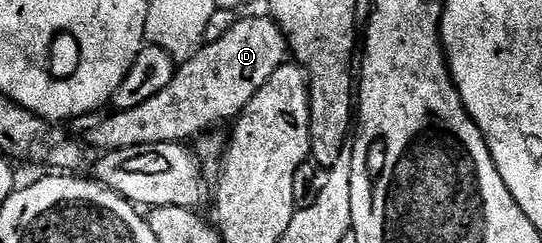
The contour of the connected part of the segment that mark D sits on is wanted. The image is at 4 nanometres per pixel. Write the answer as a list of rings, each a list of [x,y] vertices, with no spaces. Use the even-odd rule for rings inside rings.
[[[238,17],[227,36],[205,42],[177,66],[171,84],[159,96],[151,96],[139,108],[110,113],[110,118],[91,127],[88,145],[98,152],[108,152],[164,142],[188,143],[217,128],[220,122],[232,123],[247,108],[255,92],[286,62],[285,34],[272,18]]]

